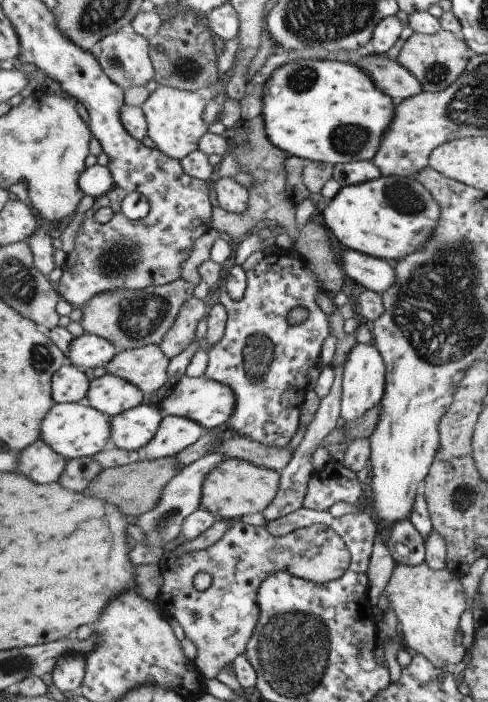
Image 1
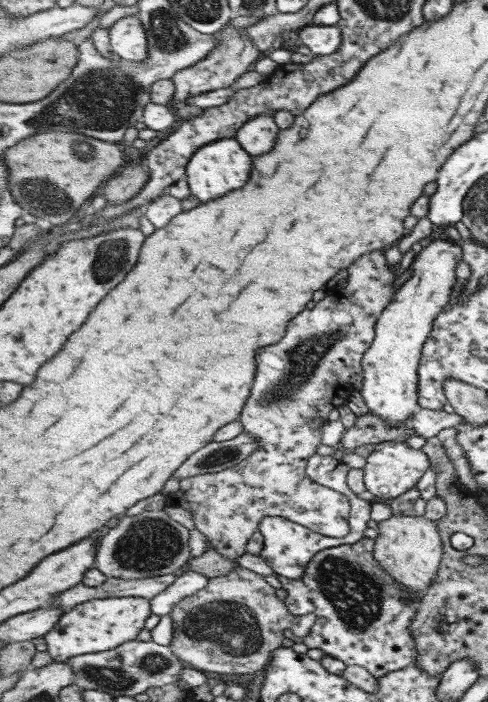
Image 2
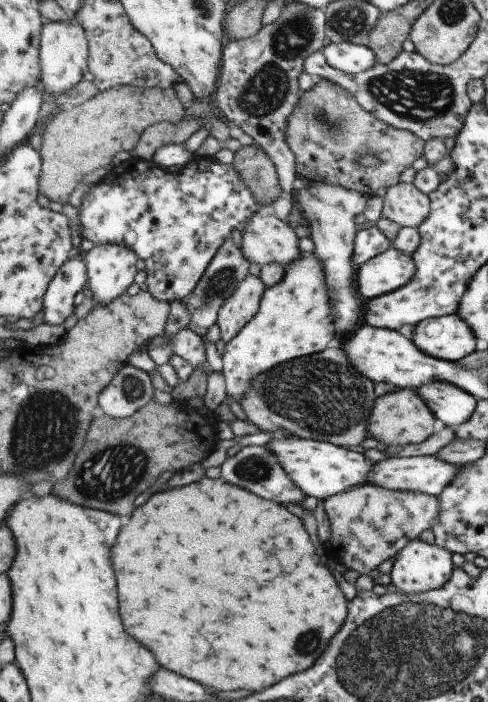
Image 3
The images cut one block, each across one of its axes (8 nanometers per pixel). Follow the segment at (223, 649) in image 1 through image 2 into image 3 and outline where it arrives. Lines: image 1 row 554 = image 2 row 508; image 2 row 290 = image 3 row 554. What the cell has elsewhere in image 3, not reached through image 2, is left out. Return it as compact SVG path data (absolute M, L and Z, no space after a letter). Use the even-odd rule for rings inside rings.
M369 484L327 498L324 501L324 512L330 522L332 533L327 541L327 555L337 562L341 560L348 570L369 576L369 572L373 572L383 562L399 554L413 540L419 540L421 532L432 530L441 514L441 500L439 496L430 496L423 492L388 490Z

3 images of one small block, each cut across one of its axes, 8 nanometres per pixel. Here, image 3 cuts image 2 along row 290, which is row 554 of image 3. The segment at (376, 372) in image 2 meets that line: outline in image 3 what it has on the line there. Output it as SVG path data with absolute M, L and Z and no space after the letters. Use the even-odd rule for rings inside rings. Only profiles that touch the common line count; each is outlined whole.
M413 540L406 548L396 556L394 567L390 572L390 578L395 587L407 594L421 594L433 590L441 590L447 586L453 578L456 570L453 562L453 553L441 546L423 542L423 540Z

